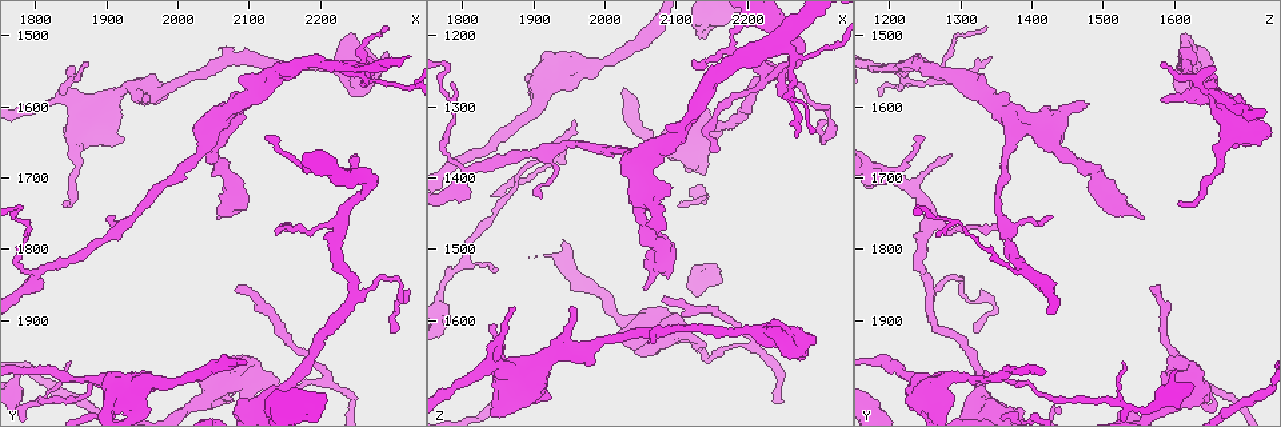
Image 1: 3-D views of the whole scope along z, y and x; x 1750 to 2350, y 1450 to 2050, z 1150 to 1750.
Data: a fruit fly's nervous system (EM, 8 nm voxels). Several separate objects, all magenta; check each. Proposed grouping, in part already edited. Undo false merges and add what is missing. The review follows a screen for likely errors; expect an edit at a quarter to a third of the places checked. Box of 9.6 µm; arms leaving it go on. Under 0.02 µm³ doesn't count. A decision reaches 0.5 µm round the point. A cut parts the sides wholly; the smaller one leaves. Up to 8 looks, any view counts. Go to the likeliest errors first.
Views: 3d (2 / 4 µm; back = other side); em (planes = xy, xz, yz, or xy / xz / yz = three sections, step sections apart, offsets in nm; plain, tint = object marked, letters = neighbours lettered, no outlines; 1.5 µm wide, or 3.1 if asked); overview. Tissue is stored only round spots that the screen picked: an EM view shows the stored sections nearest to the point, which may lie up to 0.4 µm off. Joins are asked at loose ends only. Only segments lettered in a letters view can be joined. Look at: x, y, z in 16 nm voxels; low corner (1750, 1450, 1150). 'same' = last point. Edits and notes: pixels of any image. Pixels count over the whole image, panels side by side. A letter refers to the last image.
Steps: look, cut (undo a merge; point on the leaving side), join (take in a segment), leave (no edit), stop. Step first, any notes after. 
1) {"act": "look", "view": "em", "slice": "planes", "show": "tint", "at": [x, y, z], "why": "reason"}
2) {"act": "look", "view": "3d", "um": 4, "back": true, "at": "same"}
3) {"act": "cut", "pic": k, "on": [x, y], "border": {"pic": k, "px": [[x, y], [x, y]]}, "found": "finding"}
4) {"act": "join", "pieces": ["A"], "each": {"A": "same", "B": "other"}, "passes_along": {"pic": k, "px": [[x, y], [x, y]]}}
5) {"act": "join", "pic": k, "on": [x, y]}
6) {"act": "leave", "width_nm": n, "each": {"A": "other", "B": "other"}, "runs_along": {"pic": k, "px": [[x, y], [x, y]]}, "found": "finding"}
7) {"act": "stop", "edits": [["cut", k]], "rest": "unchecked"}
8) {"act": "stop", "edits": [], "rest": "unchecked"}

{"act": "look", "view": "3d", "um": 4, "at": [2055, 1755, 1555], "why": "free end"}

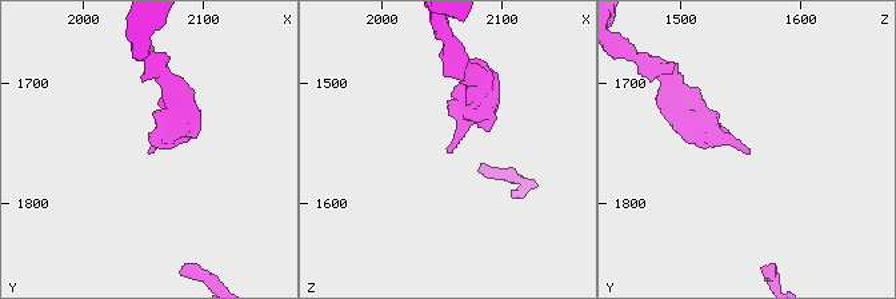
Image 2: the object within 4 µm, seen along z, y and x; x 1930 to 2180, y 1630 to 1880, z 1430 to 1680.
{"act": "look", "view": "em", "slice": "yz", "step": 8, "show": "tint", "at": [2054, 1756, 1558], "why": "now the EM"}

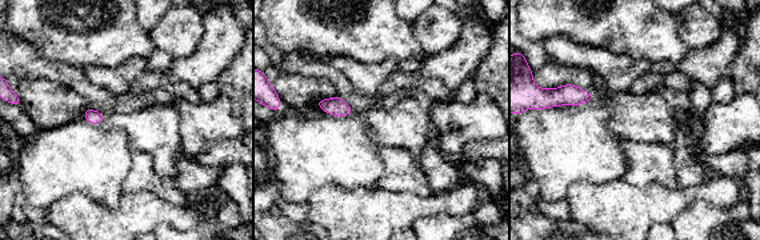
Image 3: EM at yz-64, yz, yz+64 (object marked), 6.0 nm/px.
{"act": "look", "view": "em", "slice": "planes", "show": "letters", "at": "same"}

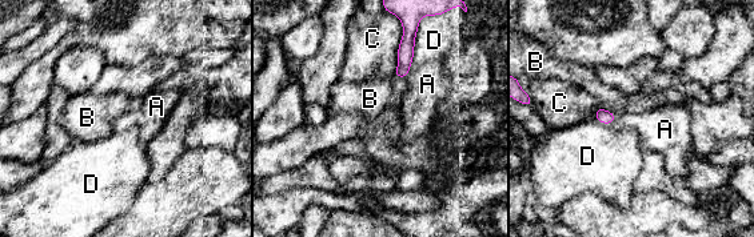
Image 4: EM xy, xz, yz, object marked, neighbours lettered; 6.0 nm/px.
{"act": "join", "pieces": ["A"], "each": {"A": "same", "B": "other", "C": "other", "D": "other"}, "passes_along": {"pic": 4, "px": [[406, 48], [409, 72], [427, 84]]}, "found": "it goes on there"}

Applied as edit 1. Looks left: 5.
{"act": "look", "view": "overview"}

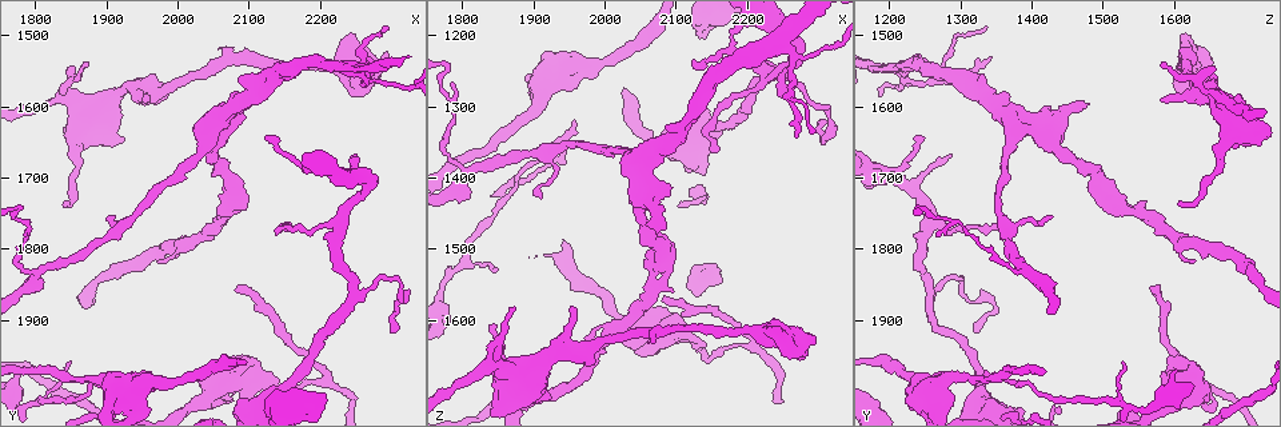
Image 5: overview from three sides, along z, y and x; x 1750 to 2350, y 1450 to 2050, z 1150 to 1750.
{"act": "look", "view": "3d", "um": 4, "at": [2250, 1665, 1290], "why": "branch stops here"}

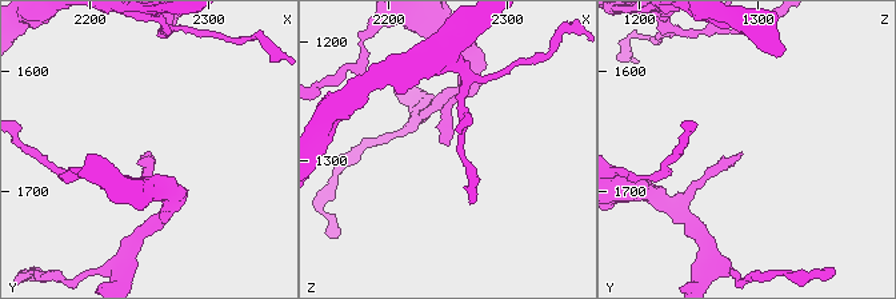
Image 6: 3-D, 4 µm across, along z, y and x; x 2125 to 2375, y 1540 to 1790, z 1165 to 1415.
{"act": "look", "view": "em", "slice": "planes", "show": "letters", "at": [2250, 1666, 1284]}

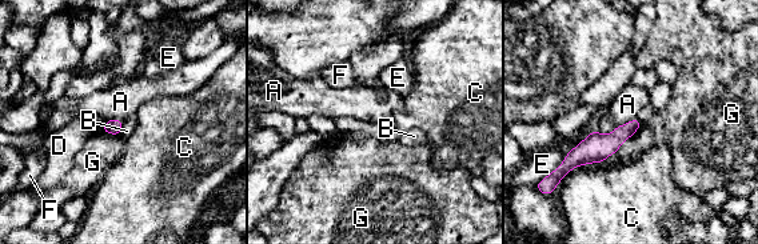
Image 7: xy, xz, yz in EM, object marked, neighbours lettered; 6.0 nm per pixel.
{"act": "leave", "width_nm": 100, "each": {"A": "other", "B": "other", "C": "other", "D": "other", "E": "other", "F": "other", "G": "other"}, "border": {"pic": 7, "px": [[637, 118], [607, 134], [594, 130]]}, "found": "none of them fits"}

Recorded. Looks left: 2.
{"act": "look", "view": "3d", "um": 2, "at": [2140, 2025, 1645], "why": "sharp bend"}

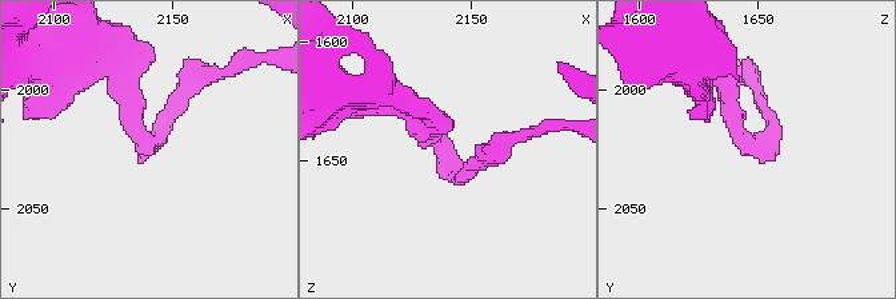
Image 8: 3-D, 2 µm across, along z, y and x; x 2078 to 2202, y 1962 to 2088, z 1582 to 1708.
{"act": "look", "view": "em", "slice": "yz", "step": 4, "show": "letters", "at": [2138, 2022, 1647], "why": "shape alone is not enough"}

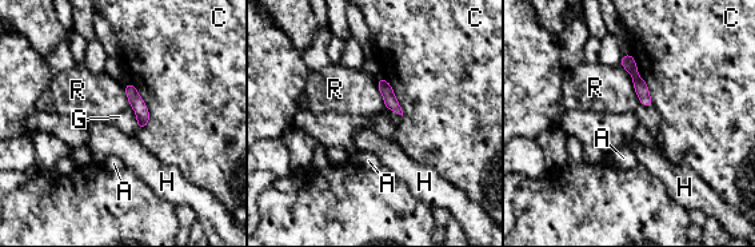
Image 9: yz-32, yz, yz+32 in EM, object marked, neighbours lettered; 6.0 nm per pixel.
{"act": "cut", "pic": 9, "on": [628, 63], "longest_contact_nm": ["C", 300], "each": {"A": "other", "C": "other", "G": "other", "H": "other", "R": "other"}, "found": "two neurons meet here"}

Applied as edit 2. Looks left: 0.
{"act": "stop", "edits": [["join", 4], ["cut", 9]], "rest": "unchecked"}

